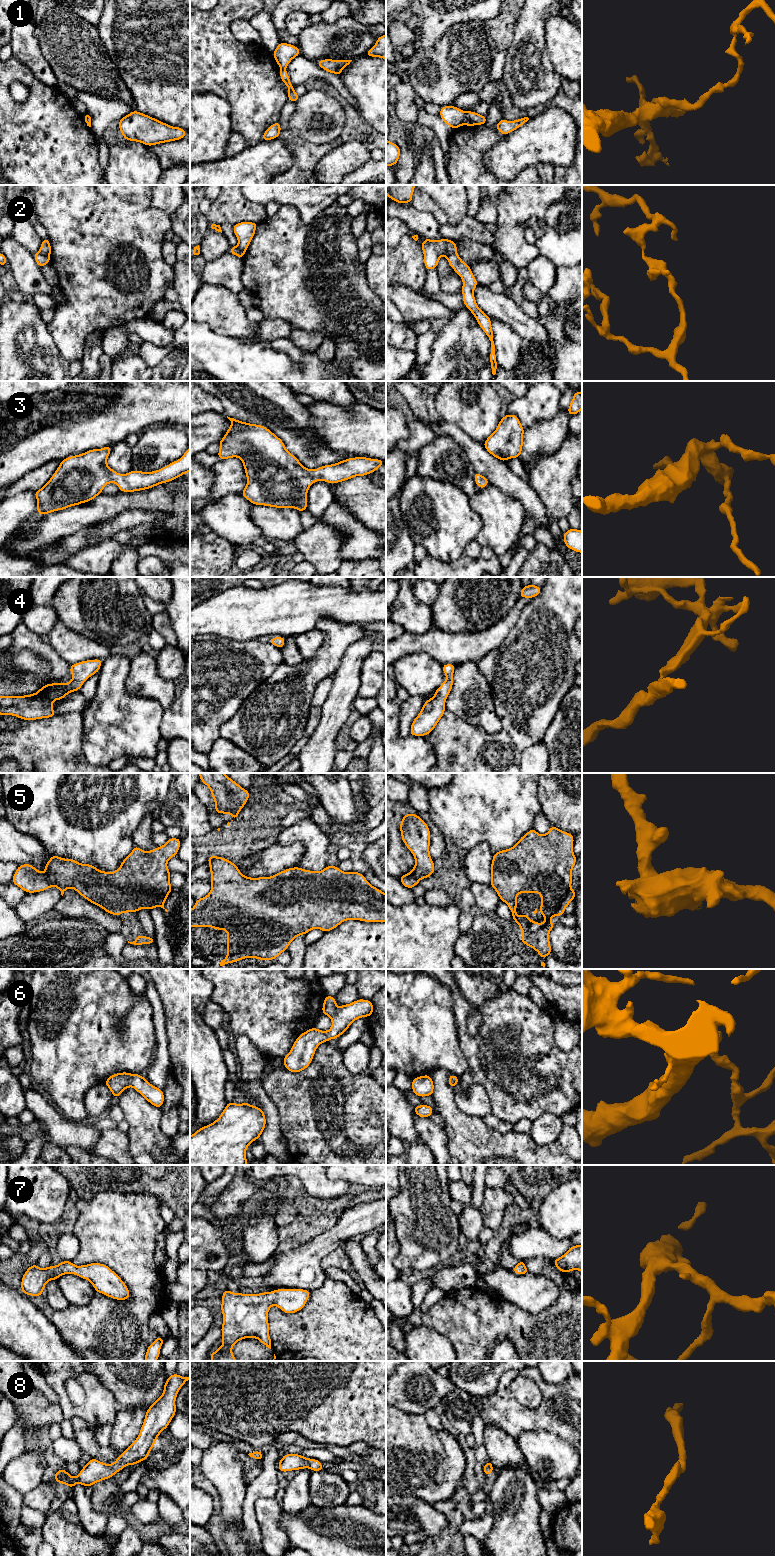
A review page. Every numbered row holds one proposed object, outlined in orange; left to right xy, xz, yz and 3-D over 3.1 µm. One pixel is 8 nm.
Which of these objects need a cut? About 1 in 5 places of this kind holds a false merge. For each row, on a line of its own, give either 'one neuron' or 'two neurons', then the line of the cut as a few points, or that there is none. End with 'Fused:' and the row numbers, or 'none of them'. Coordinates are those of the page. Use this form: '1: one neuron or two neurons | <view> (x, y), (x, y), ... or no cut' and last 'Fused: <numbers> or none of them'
1: two neurons | yz (466, 112), (462, 123)
2: two neurons | xy (39, 251), (49, 257)
3: one neuron | no cut
4: one neuron | no cut
5: one neuron | no cut
6: one neuron | no cut
7: one neuron | no cut
8: one neuron | no cut
Fused: 1, 2

